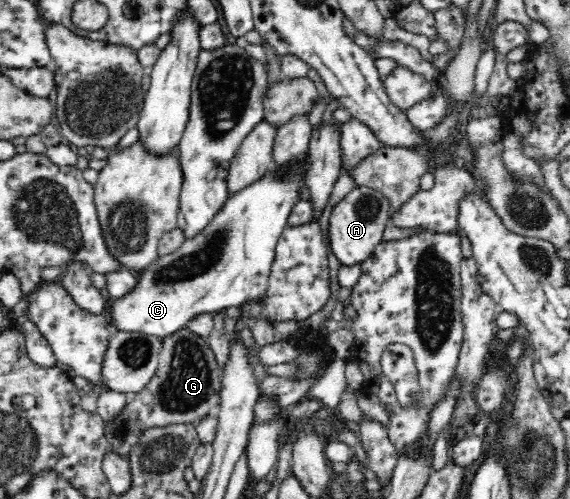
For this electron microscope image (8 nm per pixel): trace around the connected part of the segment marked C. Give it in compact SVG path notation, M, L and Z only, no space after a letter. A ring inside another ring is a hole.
M308 153L303 159L291 159L289 164L286 164L281 168L277 168L277 166L273 167L271 165L264 174L264 177L261 177L257 182L254 182L245 189L239 189L239 191L235 191L235 193L228 193L225 203L223 203L221 209L219 209L219 213L207 223L207 227L204 227L199 233L193 235L193 237L186 237L185 241L183 241L183 245L181 245L177 252L170 253L169 255L161 255L161 257L158 257L147 268L140 271L137 274L137 283L135 283L135 287L133 287L127 295L110 299L107 303L107 313L111 324L115 326L115 331L139 332L163 339L165 336L171 335L171 333L186 327L187 322L194 319L197 315L216 313L221 310L226 310L229 307L240 307L245 301L259 299L261 295L264 295L268 285L271 265L276 256L275 249L278 239L281 237L283 230L288 226L288 217L291 215L291 210L294 208L294 205L302 200L301 189L303 189L303 186L307 186L307 171L309 171Z

